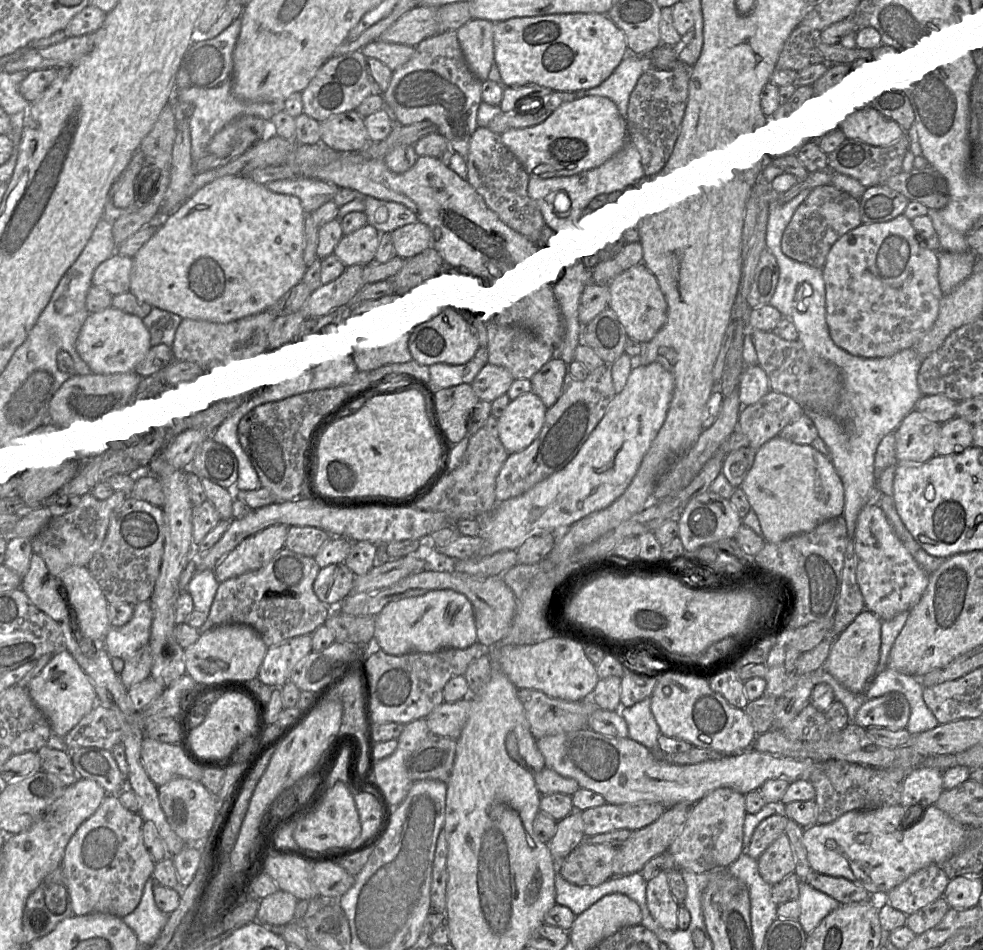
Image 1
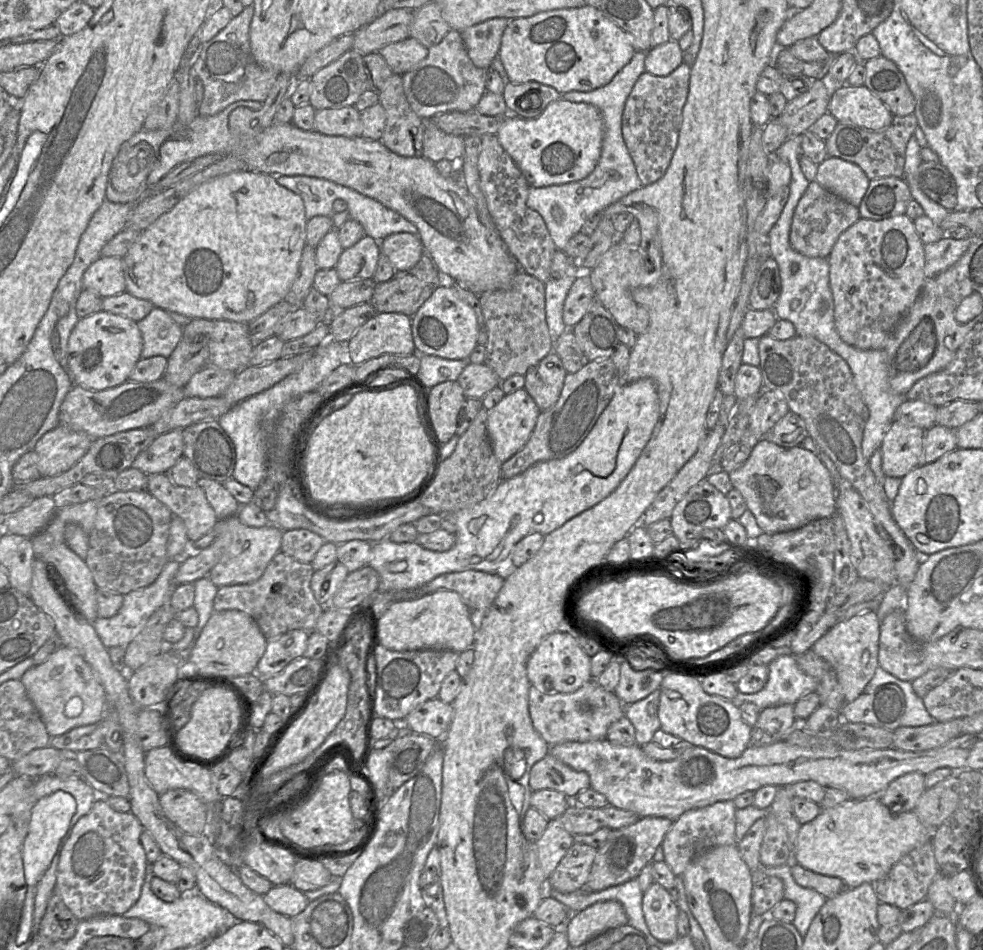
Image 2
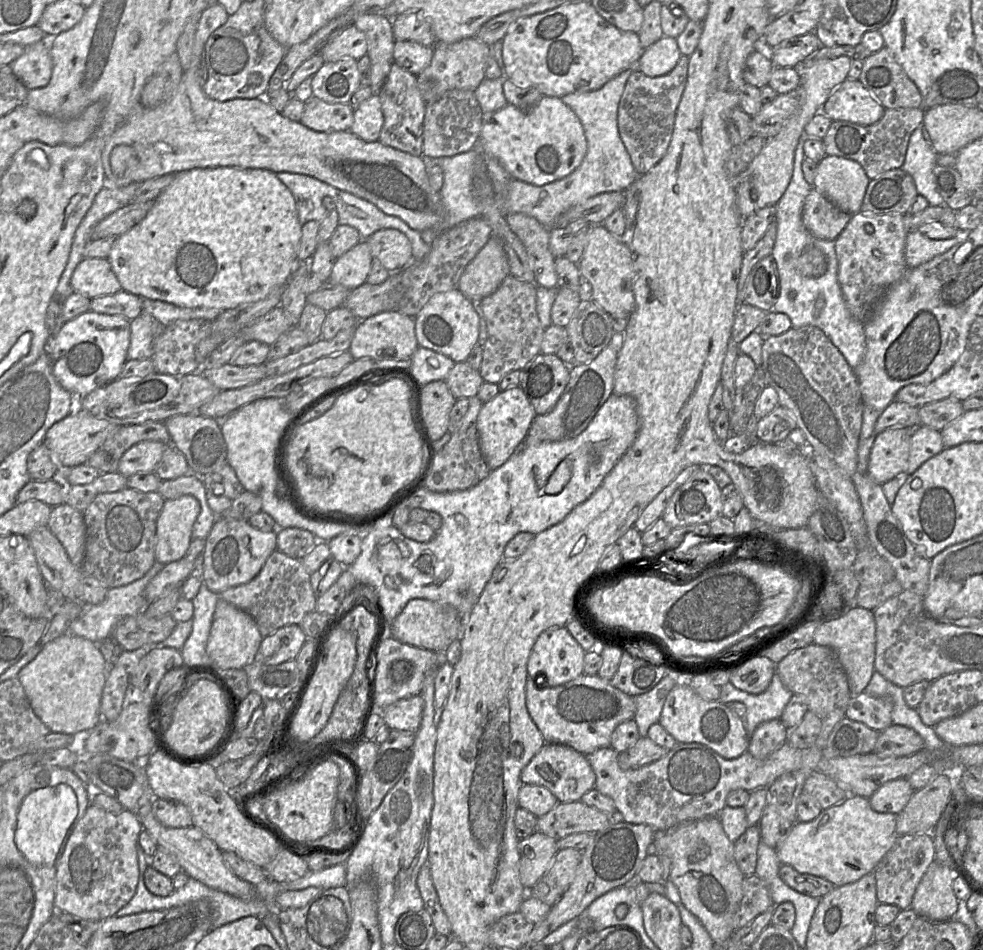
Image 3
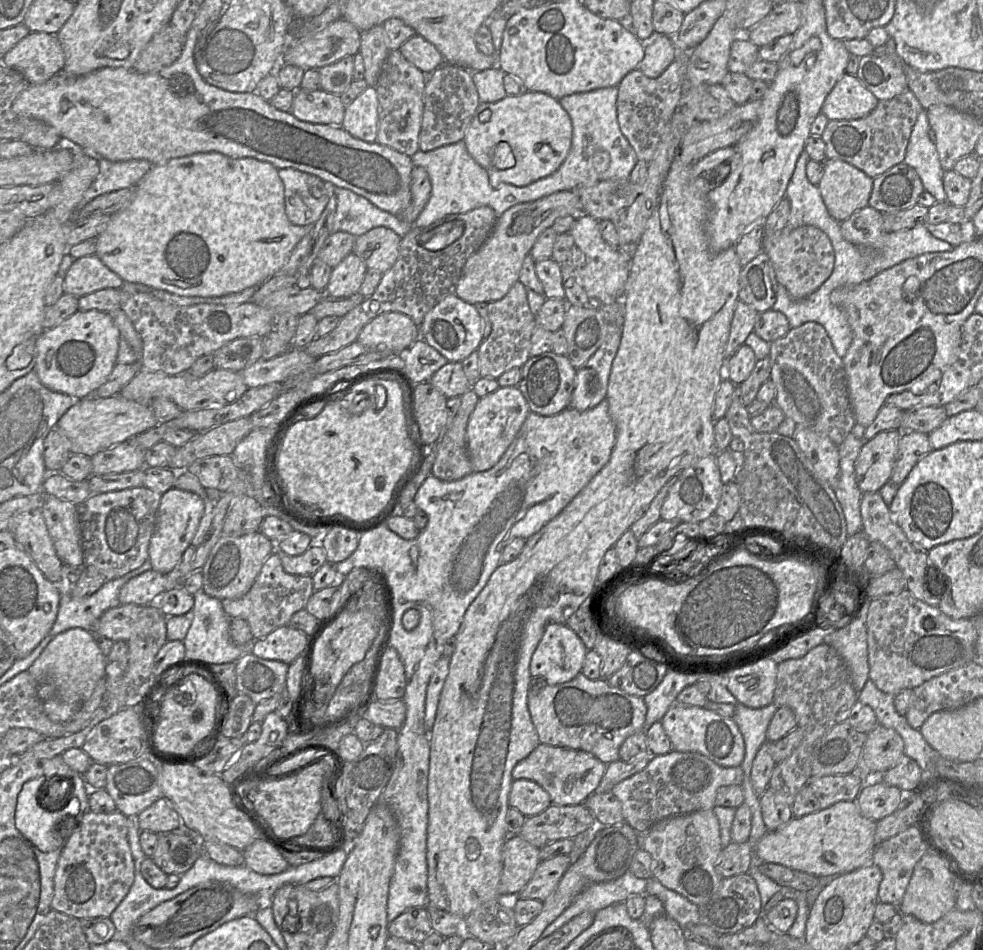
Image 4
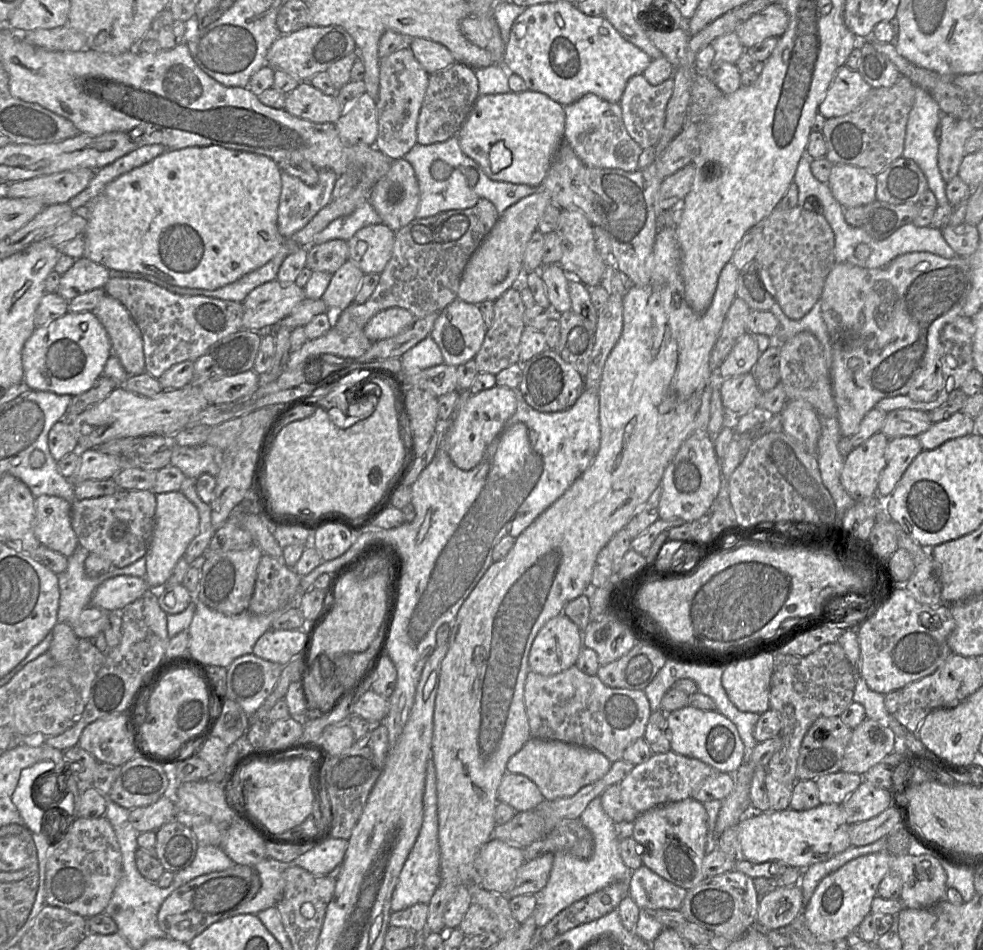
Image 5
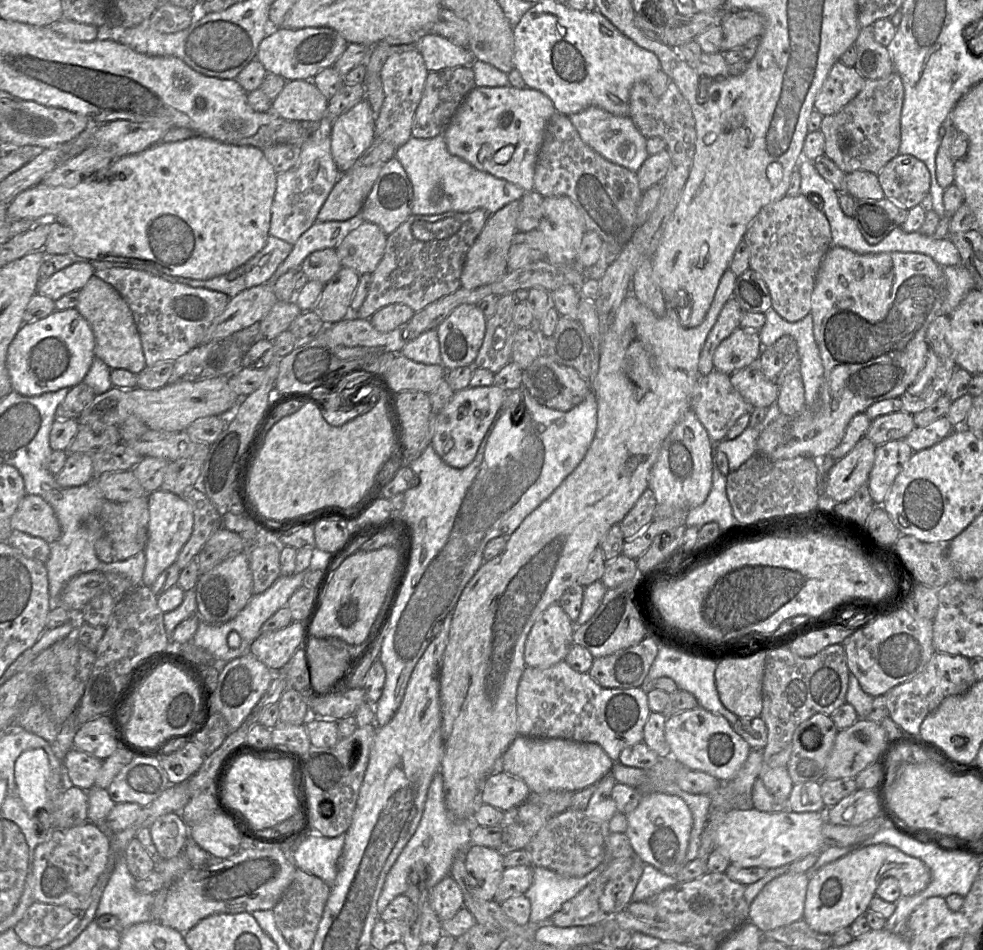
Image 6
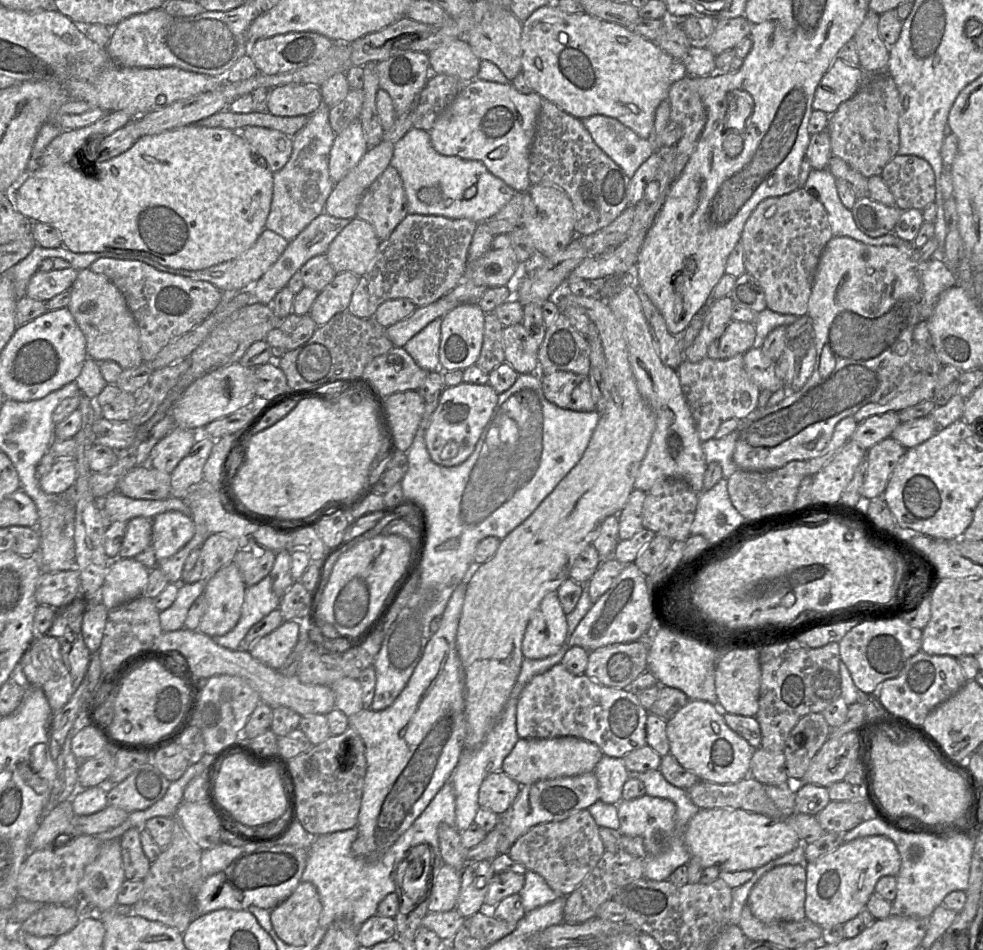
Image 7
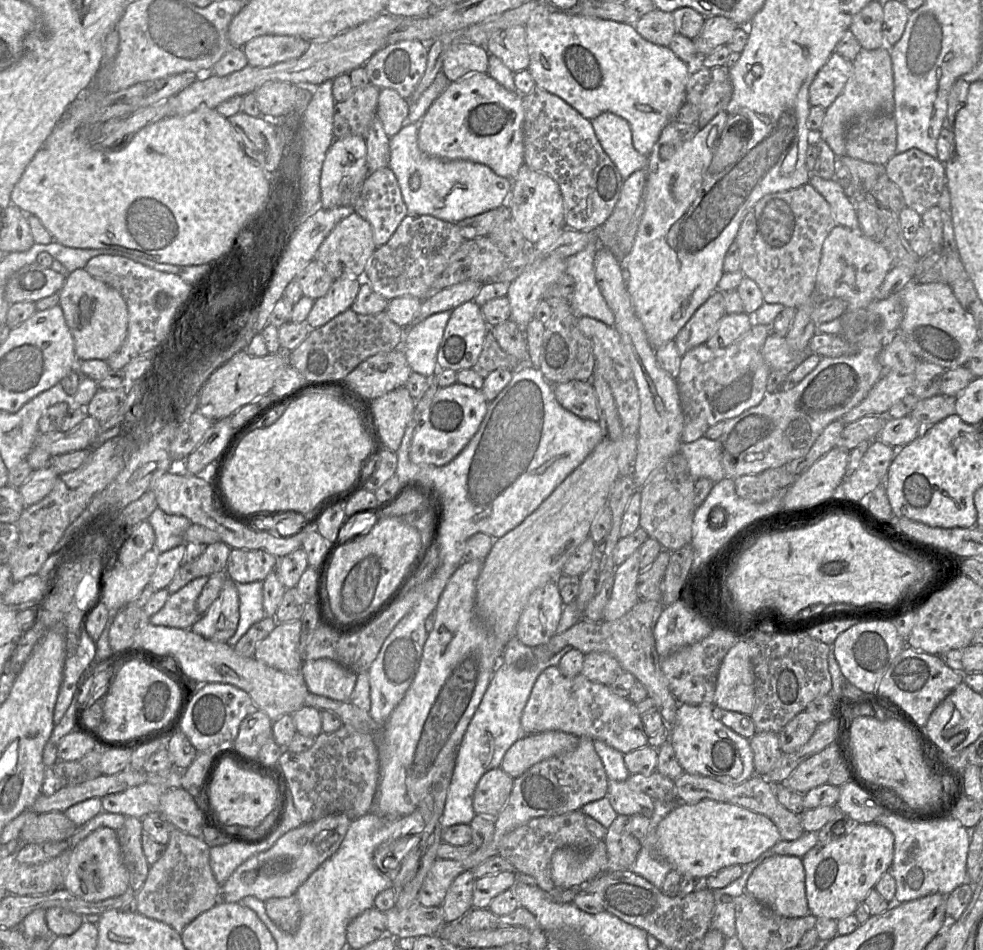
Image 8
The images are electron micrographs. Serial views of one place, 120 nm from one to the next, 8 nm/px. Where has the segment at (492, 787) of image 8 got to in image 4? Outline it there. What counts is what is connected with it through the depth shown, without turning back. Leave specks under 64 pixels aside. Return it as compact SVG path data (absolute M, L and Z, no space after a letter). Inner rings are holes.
M513 779L508 803L526 817L540 814L552 804L549 794L528 779Z

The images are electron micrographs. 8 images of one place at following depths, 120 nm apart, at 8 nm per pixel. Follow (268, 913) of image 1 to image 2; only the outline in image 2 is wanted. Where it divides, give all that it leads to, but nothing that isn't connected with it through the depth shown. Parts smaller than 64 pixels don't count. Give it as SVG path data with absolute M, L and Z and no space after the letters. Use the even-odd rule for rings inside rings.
M291 884L273 885L263 899L273 911L287 917L298 915L308 904L304 893Z

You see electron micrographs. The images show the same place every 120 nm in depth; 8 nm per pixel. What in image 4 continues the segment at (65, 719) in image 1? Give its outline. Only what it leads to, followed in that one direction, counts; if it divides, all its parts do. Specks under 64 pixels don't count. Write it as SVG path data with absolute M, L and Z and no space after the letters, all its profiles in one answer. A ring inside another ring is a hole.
M71 628L52 638L40 656L27 670L36 680L50 679L55 687L55 693L51 699L43 701L46 715L54 722L69 721L93 694L98 682L106 675L106 657L100 650L96 635L82 628Z

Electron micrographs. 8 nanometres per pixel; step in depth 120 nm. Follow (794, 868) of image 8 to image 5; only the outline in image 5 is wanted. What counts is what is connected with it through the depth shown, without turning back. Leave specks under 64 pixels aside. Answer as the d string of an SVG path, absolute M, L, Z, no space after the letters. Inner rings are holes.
M800 887L776 888L759 900L756 924L767 929L782 928L792 923L803 908Z

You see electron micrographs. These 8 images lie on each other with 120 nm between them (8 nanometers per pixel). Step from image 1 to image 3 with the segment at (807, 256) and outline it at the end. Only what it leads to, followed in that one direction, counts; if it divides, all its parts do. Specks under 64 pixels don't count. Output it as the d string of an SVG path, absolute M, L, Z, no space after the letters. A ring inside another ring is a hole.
M814 187L807 195L802 222L815 238L835 241L844 230L852 215L841 211Z

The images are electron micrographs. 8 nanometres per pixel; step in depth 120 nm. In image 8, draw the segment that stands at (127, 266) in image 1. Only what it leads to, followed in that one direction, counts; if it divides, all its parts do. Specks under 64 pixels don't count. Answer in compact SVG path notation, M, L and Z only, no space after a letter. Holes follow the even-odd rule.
M36 262L14 272L7 280L4 296L11 305L17 302L37 302L59 294L66 277Z

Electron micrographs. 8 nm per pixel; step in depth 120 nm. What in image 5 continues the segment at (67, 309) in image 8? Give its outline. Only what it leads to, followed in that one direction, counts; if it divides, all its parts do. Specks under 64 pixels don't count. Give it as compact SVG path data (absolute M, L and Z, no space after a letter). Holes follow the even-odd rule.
M105 295L92 313L104 326L115 354L129 376L145 372L141 331L129 311L115 298Z

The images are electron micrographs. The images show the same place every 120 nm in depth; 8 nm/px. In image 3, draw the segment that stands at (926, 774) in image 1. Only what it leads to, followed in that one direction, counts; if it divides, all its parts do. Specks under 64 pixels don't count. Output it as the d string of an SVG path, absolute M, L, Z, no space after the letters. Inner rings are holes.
M906 778L890 780L884 783L869 798L871 807L880 813L900 813L909 802L914 789Z

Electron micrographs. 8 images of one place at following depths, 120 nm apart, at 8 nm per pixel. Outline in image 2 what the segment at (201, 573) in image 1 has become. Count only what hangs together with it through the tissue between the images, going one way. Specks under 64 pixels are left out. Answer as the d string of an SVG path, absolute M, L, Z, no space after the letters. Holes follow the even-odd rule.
M208 576L200 578L194 582L195 586L195 596L193 608L196 609L198 613L198 624L194 628L194 637L190 646L183 652L172 652L178 653L181 658L181 661L184 659L185 662L189 661L189 653L191 651L192 646L198 639L201 631L207 624L211 615L214 612L213 604L214 598L217 594L218 587L214 585L214 583L210 580Z

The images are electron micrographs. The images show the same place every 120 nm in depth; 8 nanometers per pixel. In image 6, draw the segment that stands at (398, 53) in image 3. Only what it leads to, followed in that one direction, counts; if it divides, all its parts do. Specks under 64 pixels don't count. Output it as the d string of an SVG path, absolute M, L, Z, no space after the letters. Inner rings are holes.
M434 33L418 39L415 49L422 55L429 72L471 66L475 60L467 47L459 46Z

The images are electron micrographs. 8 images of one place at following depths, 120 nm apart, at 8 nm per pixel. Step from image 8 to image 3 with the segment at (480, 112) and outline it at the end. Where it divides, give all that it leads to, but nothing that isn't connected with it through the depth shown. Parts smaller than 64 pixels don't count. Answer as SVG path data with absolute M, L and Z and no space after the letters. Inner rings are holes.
M544 95L529 110L507 103L493 114L484 114L476 148L483 156L497 159L512 179L541 186L574 171L586 154L587 141L574 111L560 97Z

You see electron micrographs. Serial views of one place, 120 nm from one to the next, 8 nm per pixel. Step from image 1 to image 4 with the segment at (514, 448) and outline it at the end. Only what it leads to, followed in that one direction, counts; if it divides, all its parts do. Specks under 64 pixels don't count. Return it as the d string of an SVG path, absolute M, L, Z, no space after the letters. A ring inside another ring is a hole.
M518 386L499 387L479 399L466 428L468 457L473 472L489 470L498 463L530 412L529 405Z

